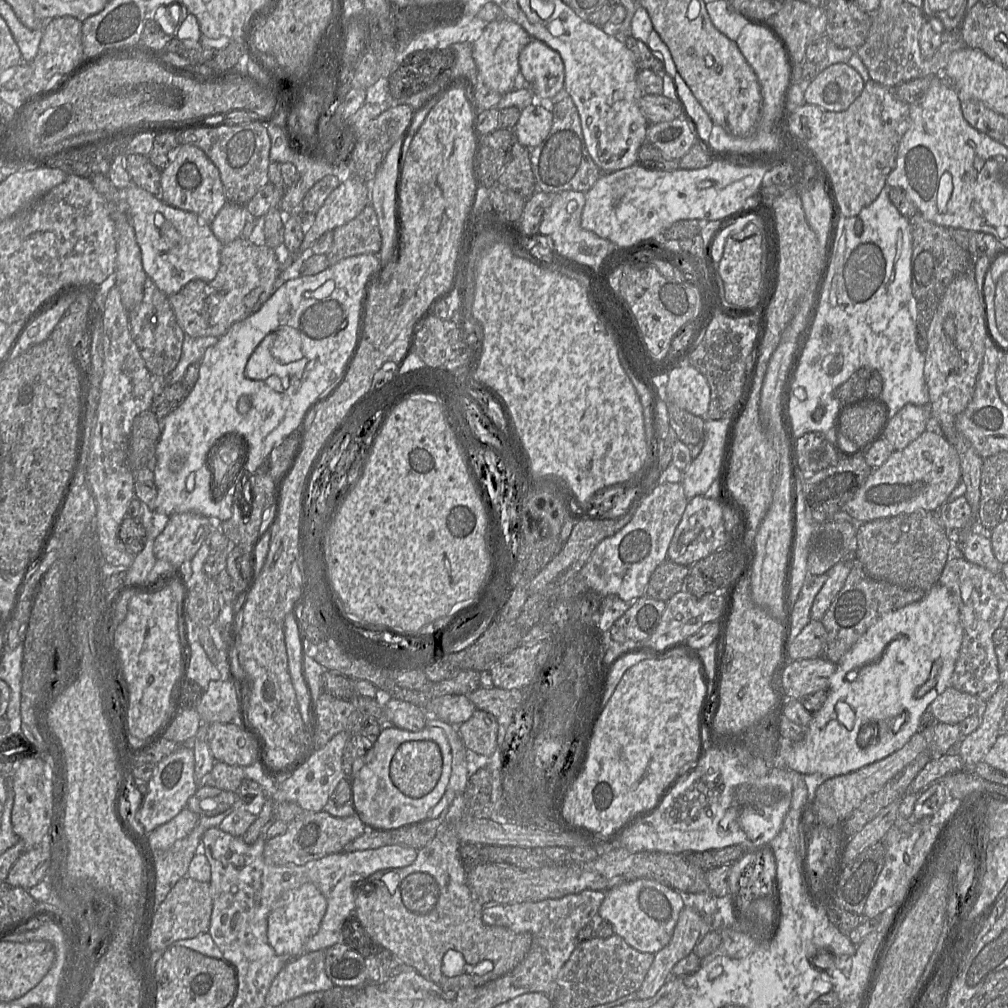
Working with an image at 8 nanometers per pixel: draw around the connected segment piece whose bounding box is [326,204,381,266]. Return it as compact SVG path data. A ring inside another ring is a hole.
M367 205L348 223L333 230L334 241L326 254L331 265L360 254L379 254L381 234L374 207Z

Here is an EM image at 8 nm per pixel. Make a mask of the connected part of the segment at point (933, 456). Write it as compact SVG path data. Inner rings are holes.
M927 429L901 450L895 450L844 505L844 512L860 523L918 510L939 511L962 481L960 458L955 448L936 429Z

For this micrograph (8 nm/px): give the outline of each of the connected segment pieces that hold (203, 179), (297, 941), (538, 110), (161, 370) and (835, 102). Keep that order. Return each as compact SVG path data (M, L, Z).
M181 144L167 167L161 171L161 189L163 202L196 214L210 226L227 203L218 168L200 148L190 144Z
M312 883L290 890L279 898L272 906L267 925L268 941L275 952L293 959L300 956L305 944L318 932L326 908L325 896Z
M534 95L534 103L521 111L513 129L520 145L534 148L546 138L553 122L553 107L553 101L539 101Z
M148 277L142 301L128 312L131 335L152 376L166 376L175 369L182 355L185 333L164 294Z
M836 63L804 85L806 103L833 112L845 111L861 95L865 78L849 63Z

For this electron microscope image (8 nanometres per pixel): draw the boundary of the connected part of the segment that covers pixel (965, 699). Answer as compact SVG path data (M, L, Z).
M949 686L930 704L929 711L937 722L958 725L975 713L980 713L981 718L982 707L979 698Z

